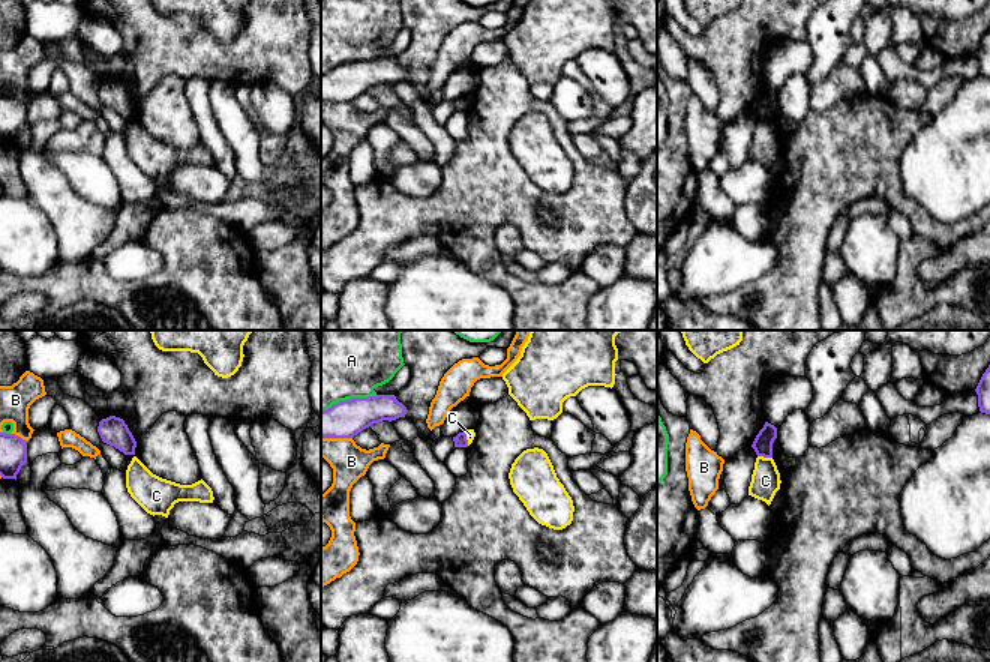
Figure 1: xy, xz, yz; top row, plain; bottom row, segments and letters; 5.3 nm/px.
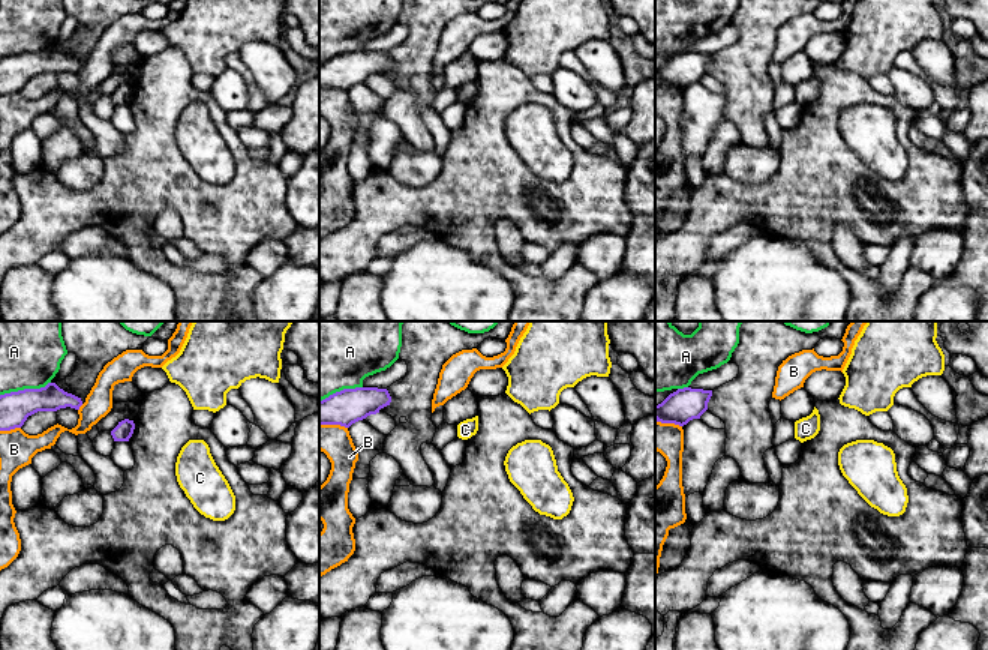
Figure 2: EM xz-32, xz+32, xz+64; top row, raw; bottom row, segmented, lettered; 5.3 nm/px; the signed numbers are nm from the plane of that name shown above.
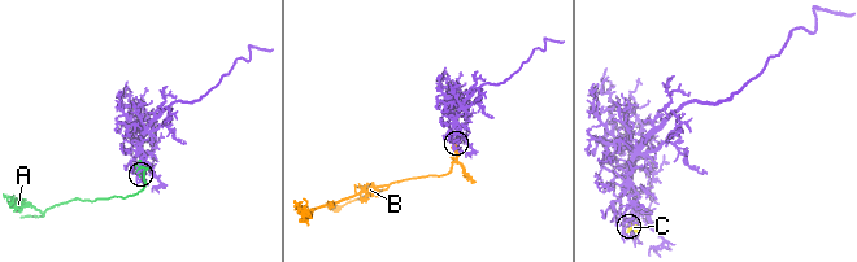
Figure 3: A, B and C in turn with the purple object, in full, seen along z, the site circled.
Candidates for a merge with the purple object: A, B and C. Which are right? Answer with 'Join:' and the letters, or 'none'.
Join: none

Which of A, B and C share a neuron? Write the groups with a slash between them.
A / B / C

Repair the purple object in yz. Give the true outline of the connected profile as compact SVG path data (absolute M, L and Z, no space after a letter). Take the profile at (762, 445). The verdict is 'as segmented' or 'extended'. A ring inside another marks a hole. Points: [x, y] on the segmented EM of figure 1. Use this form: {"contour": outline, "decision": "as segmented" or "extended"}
{"contour": "M765 422L764 428L756 435L752 447L758 456L772 458L772 443L777 438L777 428Z", "decision": "as segmented"}

